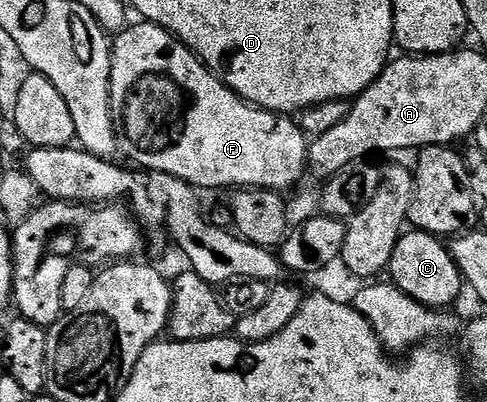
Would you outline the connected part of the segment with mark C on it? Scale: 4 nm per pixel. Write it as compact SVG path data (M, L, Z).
M415 229L401 234L395 243L394 253L389 263L389 276L396 287L414 297L424 306L433 309L444 309L444 306L454 302L461 289L464 289L463 275L457 268L449 248L437 236L426 234Z

